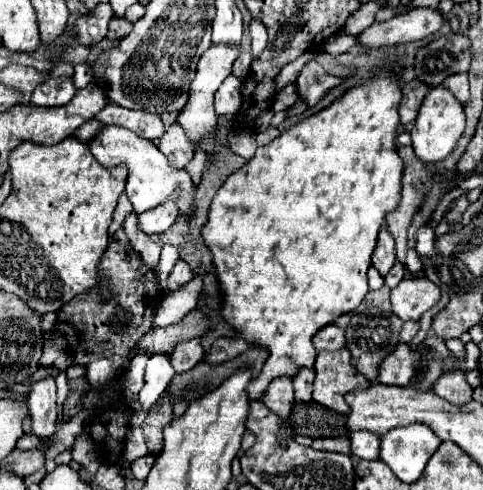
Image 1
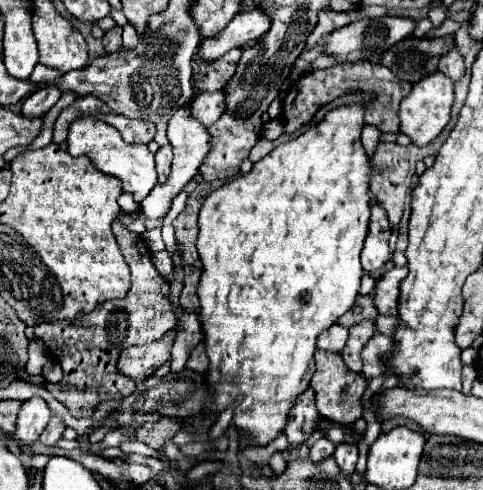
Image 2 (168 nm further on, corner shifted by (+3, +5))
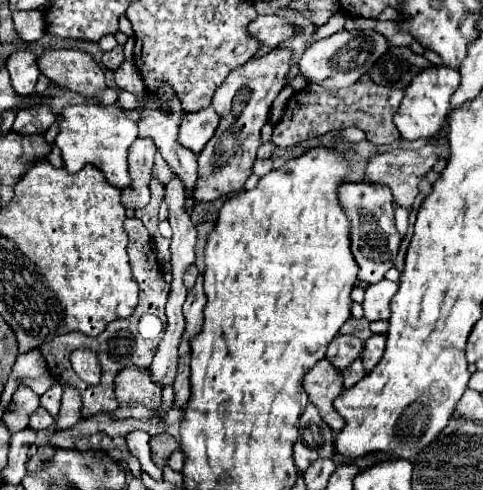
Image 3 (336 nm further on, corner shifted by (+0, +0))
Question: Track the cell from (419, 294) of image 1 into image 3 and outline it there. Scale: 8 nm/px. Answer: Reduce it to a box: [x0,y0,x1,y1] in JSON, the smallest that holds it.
[363,280,397,320]

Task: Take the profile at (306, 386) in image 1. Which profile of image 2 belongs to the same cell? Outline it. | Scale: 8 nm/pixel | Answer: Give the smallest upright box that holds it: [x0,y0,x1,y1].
[286,389,320,447]

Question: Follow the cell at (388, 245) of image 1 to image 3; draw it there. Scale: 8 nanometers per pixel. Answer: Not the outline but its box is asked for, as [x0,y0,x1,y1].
[339,182,401,284]

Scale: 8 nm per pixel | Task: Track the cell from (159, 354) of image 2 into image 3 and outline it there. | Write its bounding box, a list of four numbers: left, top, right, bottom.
[115,366,161,408]

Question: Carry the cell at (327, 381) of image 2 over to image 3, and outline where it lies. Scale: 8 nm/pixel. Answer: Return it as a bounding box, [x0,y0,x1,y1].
[303,360,343,430]

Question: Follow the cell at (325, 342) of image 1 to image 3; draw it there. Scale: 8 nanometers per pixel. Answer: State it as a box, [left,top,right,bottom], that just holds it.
[327,334,363,370]

